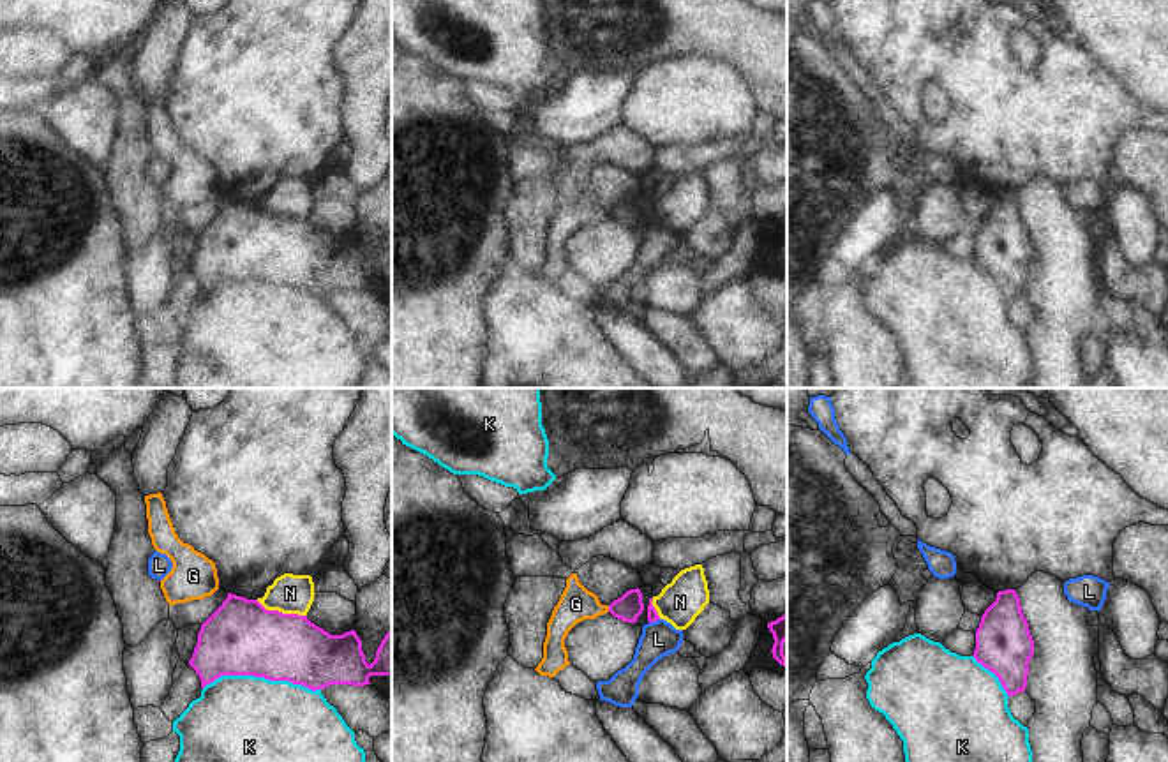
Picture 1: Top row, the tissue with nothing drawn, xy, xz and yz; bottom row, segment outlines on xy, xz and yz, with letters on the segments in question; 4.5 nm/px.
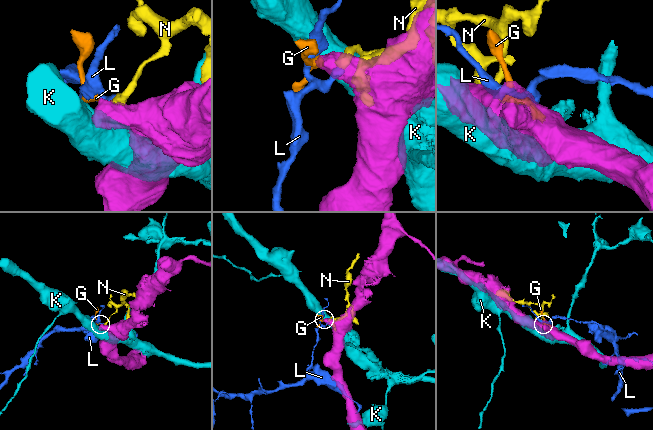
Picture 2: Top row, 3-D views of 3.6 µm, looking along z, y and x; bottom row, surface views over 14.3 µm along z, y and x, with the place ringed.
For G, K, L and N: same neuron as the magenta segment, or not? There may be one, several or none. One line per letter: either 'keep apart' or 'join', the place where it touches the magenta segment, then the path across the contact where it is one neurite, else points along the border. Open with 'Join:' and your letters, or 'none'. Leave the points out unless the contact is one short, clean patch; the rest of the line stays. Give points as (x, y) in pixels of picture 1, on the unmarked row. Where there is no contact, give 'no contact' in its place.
Join: none
G: keep apart; meets magenta in xz at (609, 214); border along xz (607, 210), (609, 216)
K: keep apart; meets magenta in xy at (262, 281)
L: keep apart; meets magenta in xz at (653, 226); border along xz (658, 223), (650, 228)
N: keep apart; meets magenta in xy at (281, 217)

